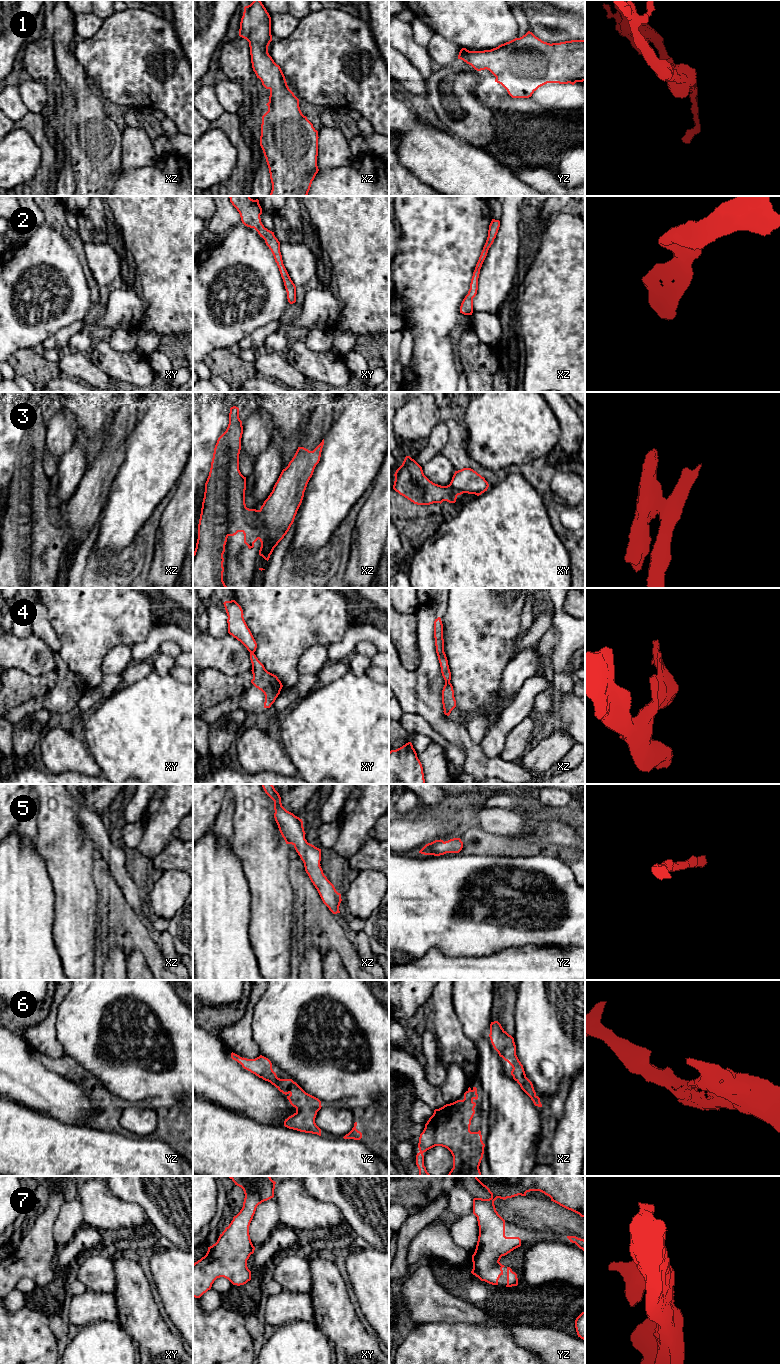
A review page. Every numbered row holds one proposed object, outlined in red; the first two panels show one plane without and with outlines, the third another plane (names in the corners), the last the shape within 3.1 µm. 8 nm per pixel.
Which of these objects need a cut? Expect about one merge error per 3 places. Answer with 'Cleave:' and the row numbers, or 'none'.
Cleave: 3, 4

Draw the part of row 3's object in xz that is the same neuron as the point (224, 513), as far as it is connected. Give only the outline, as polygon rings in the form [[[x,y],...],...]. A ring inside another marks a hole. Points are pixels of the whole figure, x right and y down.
[[[230,408],[229,424],[218,438],[214,448],[209,476],[205,483],[205,492],[198,524],[198,539],[193,553],[193,588],[227,588],[223,581],[223,554],[229,536],[238,532],[244,534],[244,543],[249,549],[260,538],[260,511],[249,509],[245,504],[246,477],[239,470],[239,454],[243,434],[239,408]]]

